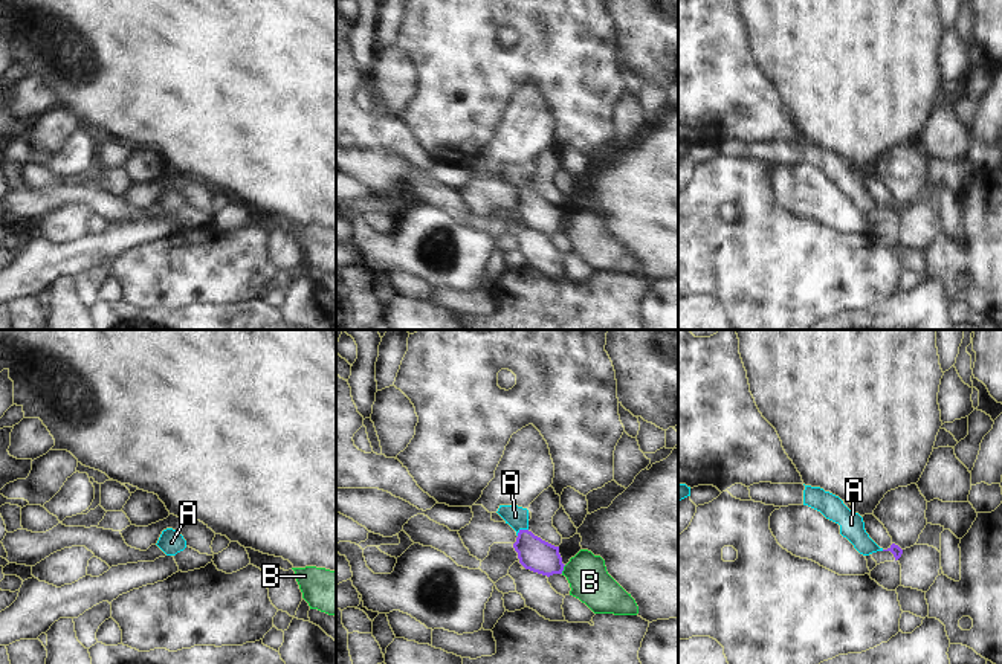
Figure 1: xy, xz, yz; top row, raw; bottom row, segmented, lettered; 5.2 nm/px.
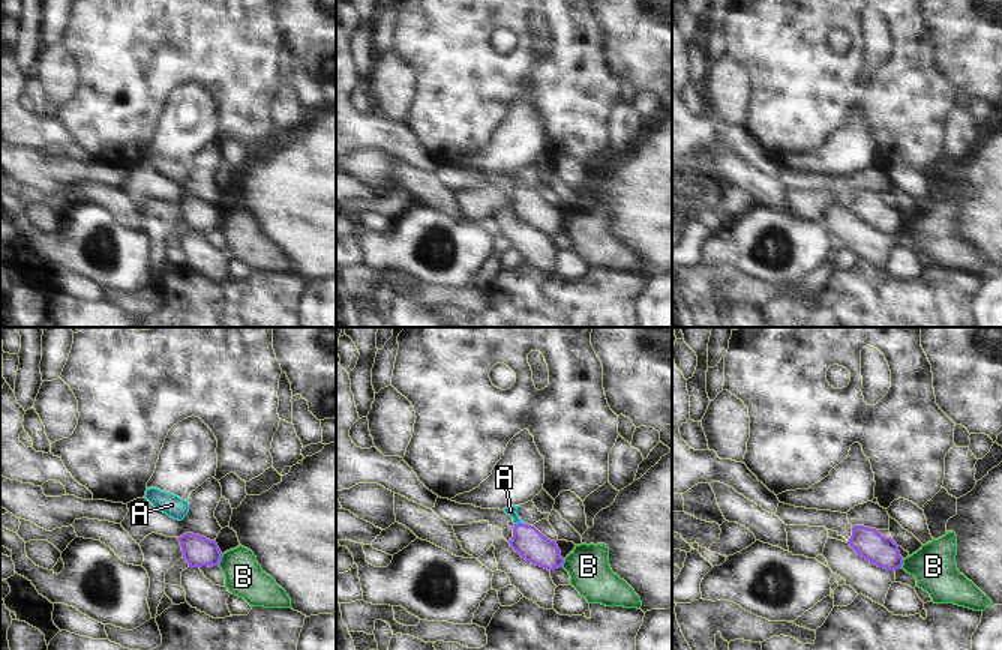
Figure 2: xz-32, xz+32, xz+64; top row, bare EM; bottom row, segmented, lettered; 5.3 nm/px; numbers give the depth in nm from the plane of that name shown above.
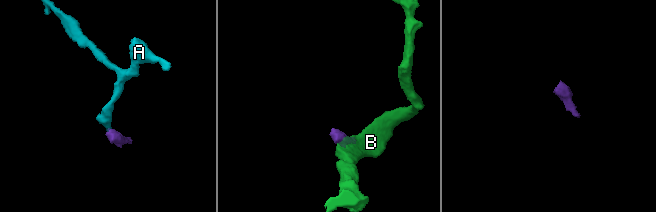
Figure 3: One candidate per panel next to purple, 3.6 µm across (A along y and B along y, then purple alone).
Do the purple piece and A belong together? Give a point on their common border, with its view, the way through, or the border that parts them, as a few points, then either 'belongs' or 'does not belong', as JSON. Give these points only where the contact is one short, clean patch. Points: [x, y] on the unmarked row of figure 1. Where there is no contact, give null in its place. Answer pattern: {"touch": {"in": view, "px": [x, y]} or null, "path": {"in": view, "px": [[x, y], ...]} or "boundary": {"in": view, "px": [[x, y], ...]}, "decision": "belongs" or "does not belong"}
{"touch": {"in": "xz", "px": [521, 188]}, "path": {"in": "xz", "px": [[533, 211], [521, 188], [515, 174]]}, "decision": "belongs"}

